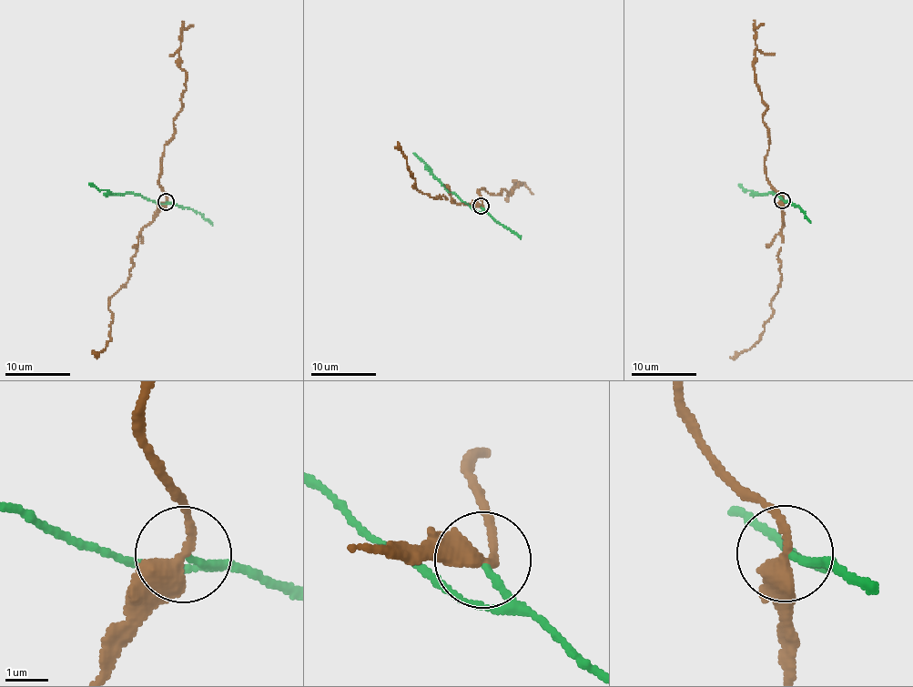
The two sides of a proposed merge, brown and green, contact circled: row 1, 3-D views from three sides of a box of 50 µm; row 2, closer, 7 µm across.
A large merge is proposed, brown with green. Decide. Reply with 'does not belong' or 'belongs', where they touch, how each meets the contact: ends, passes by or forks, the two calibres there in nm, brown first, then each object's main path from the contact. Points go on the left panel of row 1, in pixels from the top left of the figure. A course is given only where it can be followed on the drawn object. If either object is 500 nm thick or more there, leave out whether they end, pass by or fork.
does not belong; at (166, 201); brown passes by; green ends there; 360 nm thick on the brown side, 140 nm on the other; brown runs (166, 202), (159, 180), (160, 157), (172, 136), (173, 118), (186, 88), (180, 33), (193, 25); green runs (166, 202), (158, 204), (131, 194), (109, 193), (89, 183)

